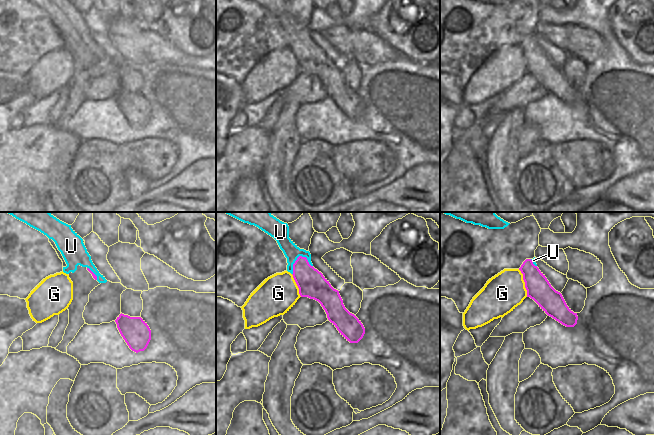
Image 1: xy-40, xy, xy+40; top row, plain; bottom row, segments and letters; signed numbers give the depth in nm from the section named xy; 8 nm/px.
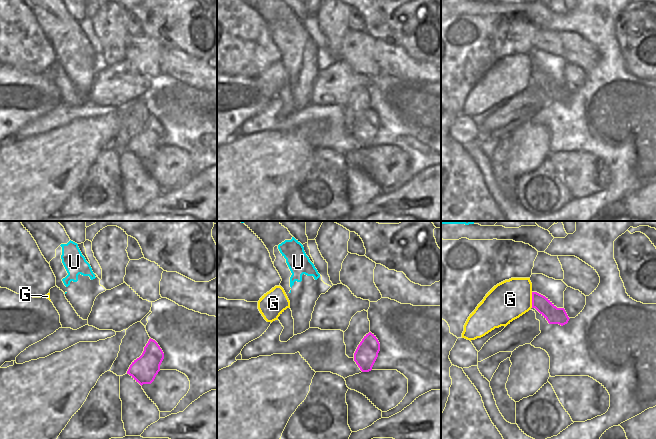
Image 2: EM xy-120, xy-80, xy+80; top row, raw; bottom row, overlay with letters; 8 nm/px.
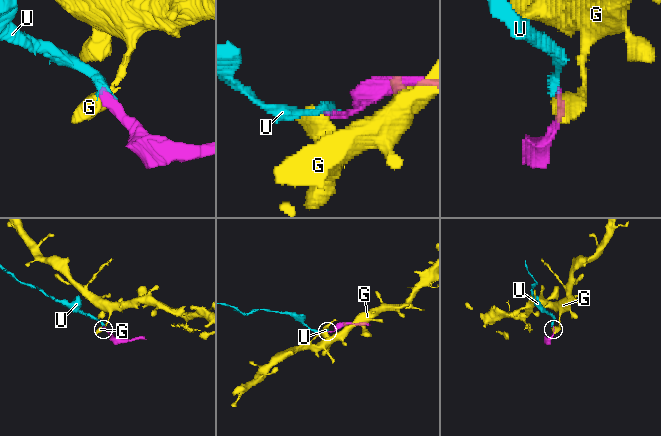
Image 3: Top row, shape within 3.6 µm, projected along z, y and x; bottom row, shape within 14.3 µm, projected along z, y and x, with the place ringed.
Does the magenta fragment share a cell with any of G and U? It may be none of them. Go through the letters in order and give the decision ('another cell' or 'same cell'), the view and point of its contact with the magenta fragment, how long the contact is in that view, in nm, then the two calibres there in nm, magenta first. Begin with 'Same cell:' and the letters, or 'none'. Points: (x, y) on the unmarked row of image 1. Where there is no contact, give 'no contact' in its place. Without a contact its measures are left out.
Same cell: U
G: another cell | xy+40 (525, 59) | 240 nm | 200/300 nm
U: same cell | xy (295, 38) | 190 nm | 220/120 nm

